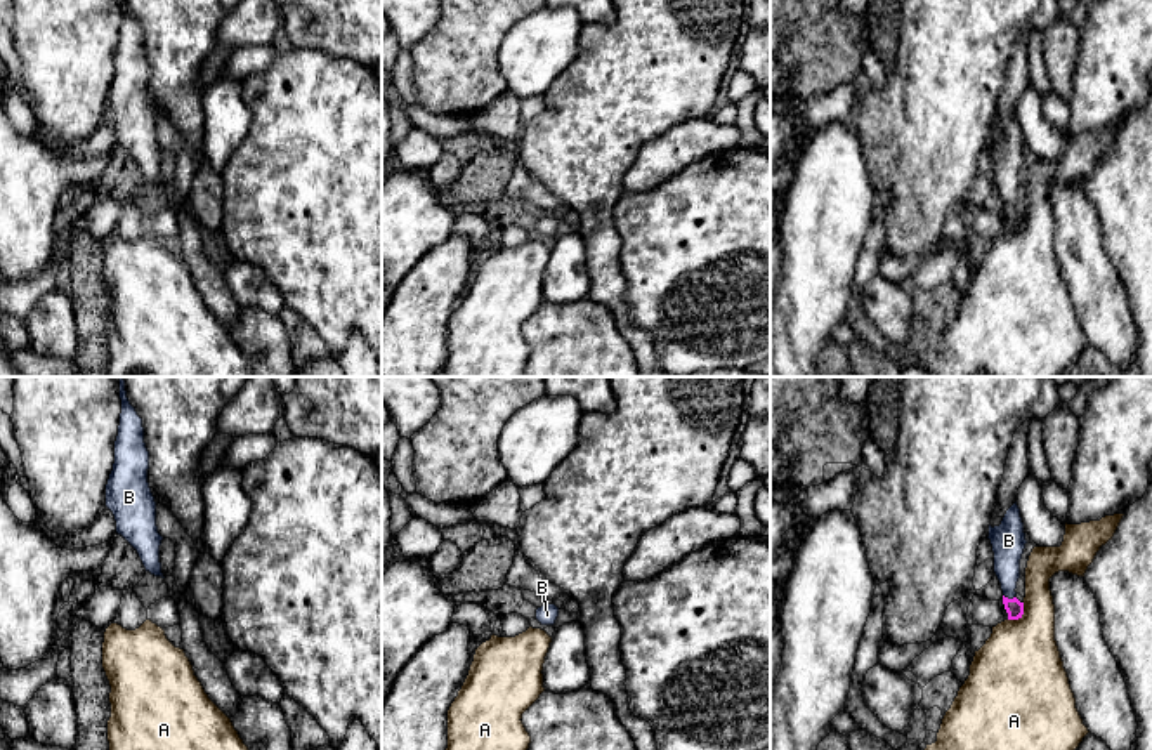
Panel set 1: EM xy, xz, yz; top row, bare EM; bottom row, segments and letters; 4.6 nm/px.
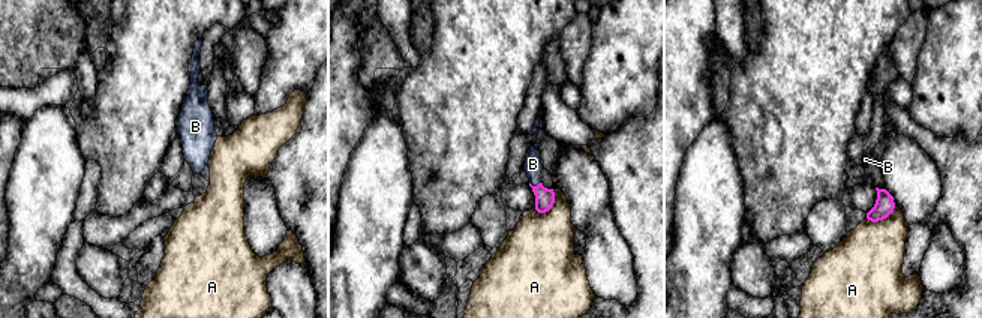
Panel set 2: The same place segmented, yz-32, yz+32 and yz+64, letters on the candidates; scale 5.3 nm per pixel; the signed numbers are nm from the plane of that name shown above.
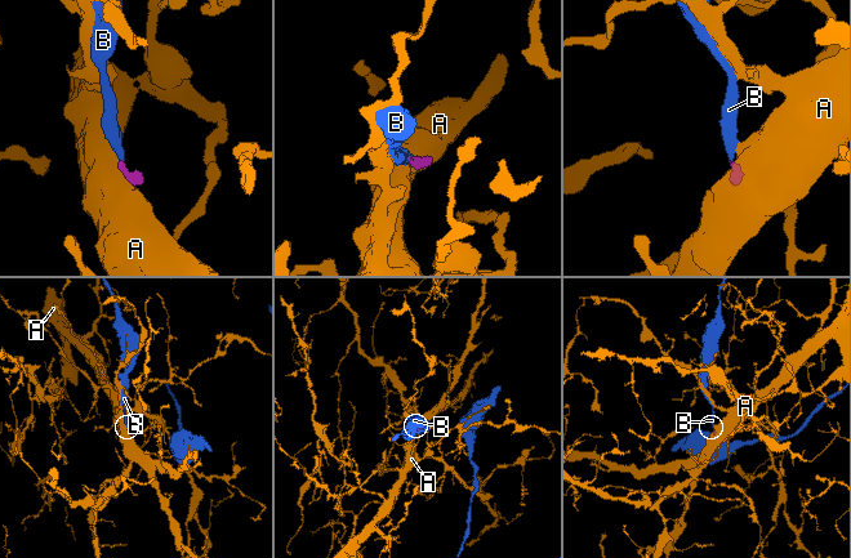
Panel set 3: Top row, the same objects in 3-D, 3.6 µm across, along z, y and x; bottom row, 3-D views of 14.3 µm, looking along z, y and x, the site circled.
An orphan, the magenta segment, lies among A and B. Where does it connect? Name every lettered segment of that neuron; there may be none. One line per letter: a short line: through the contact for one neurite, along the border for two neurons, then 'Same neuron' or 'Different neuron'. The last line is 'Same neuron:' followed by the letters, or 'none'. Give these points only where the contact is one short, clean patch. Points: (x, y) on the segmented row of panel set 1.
A: Line: yz (1024, 603), (1024, 611), (1017, 618), (1008, 620). Different neuron
B: Line: yz (1014, 606), (1007, 598), (1008, 544). Same neuron
Same neuron: B

